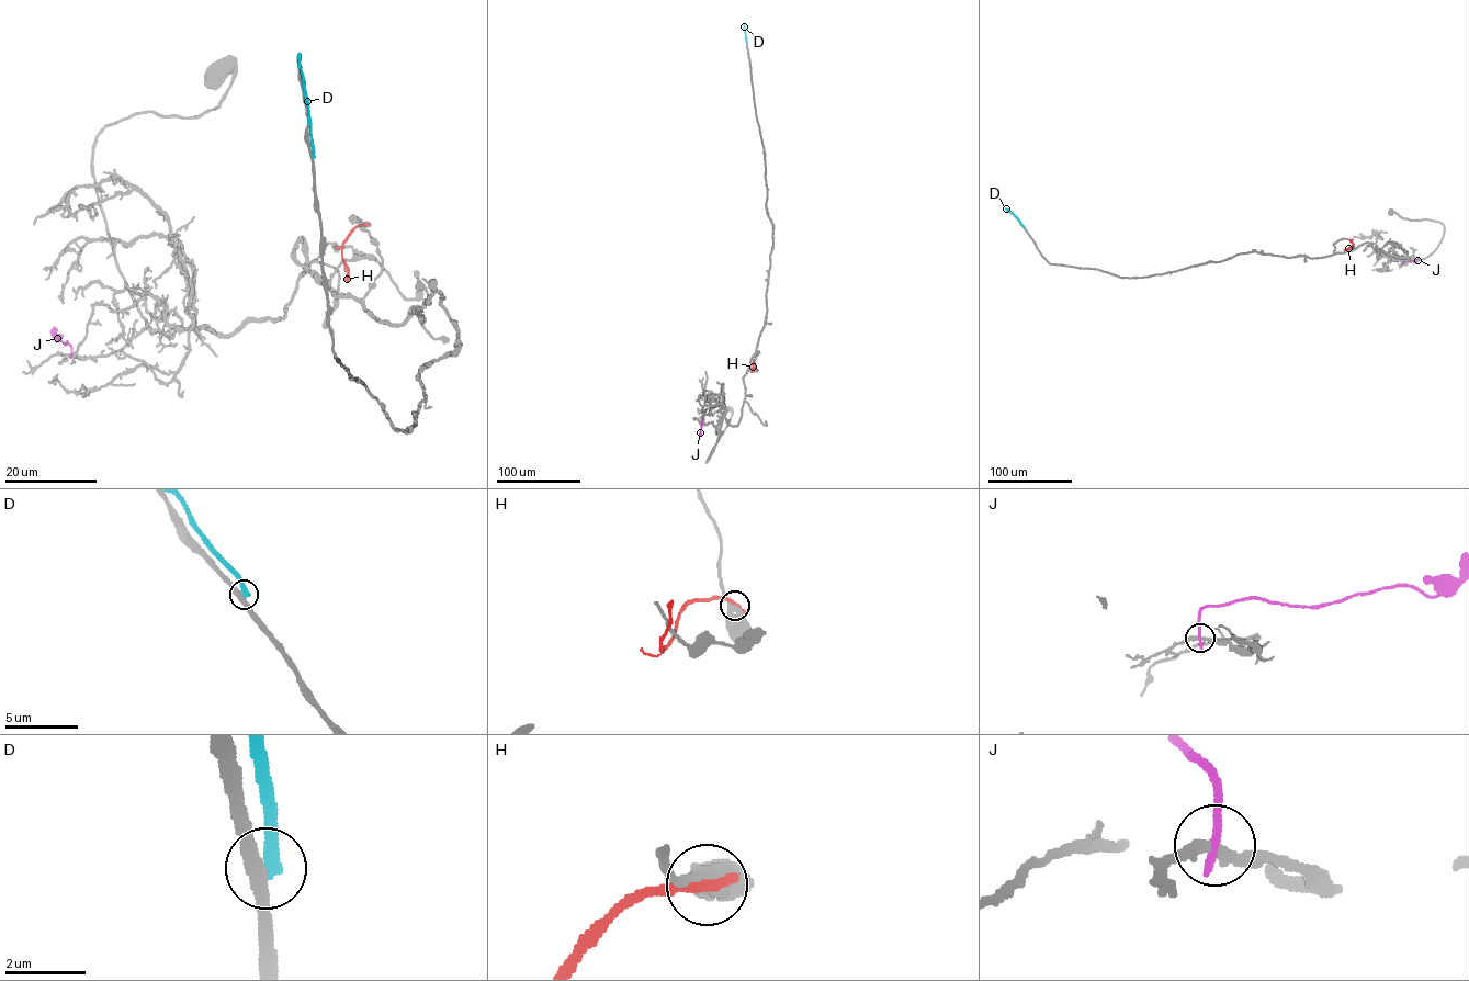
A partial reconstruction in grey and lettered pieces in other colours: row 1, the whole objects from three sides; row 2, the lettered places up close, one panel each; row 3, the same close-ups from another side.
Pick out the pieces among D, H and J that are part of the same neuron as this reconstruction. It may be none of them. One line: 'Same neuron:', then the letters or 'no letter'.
Same neuron: no letter

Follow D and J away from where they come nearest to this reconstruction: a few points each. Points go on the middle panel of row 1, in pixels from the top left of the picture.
D: (746, 42), (744, 24)
J: (702, 420), (699, 437)

